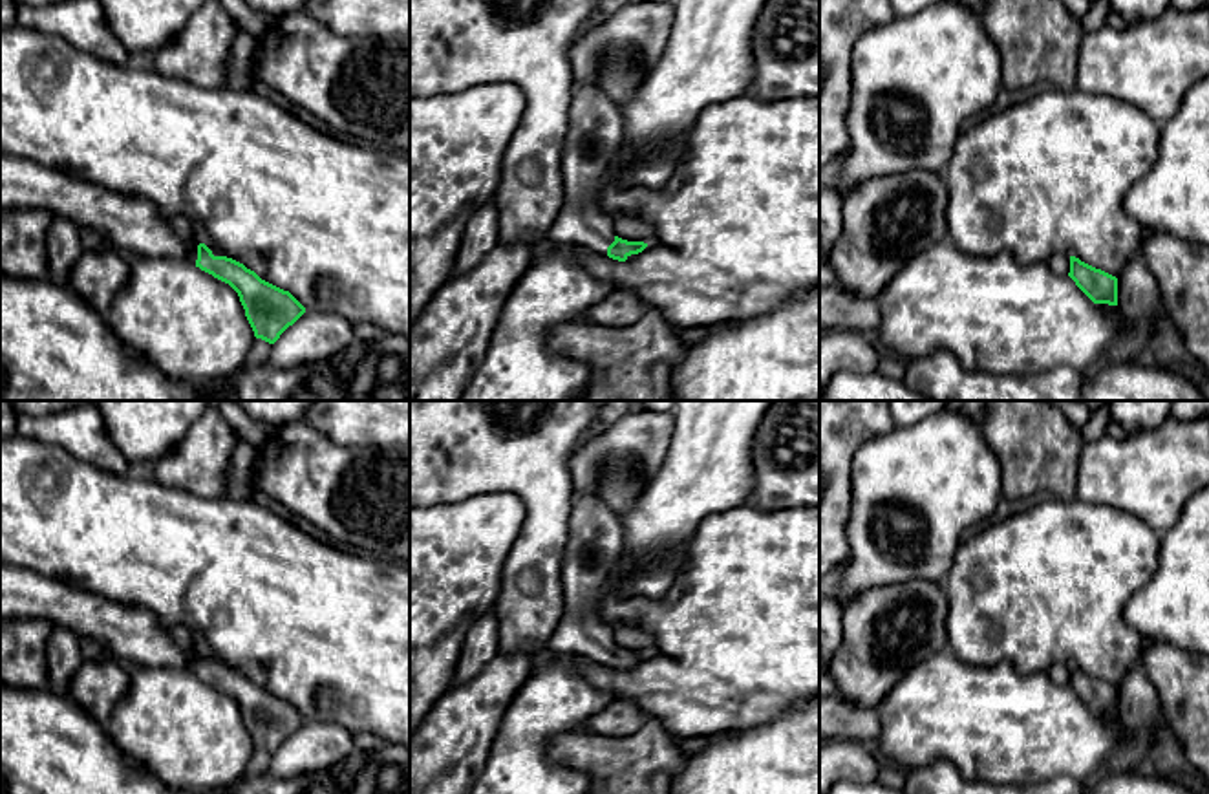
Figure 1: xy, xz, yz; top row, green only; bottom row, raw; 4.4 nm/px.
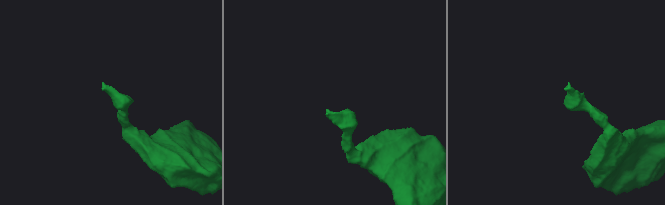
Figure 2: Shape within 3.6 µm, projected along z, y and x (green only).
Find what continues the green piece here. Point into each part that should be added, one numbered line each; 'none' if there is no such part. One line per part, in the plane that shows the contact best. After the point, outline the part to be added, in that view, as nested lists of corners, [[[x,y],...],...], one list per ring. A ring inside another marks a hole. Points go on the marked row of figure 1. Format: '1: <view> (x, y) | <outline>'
1: xz (595, 134) | [[[596,84],[572,93],[562,152],[565,201],[547,232],[547,243],[580,245],[607,256],[615,241],[613,218],[596,205],[596,190],[618,154],[624,117]]]

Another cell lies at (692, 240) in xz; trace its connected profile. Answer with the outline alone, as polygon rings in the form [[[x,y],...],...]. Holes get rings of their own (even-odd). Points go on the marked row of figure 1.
[[[746,93],[706,106],[679,141],[673,174],[658,190],[618,187],[615,176],[627,161],[620,146],[596,190],[596,205],[611,218],[633,216],[651,223],[655,238],[626,262],[594,252],[578,254],[576,260],[594,278],[633,291],[679,327],[711,327],[757,317],[819,285],[819,95],[765,102]]]

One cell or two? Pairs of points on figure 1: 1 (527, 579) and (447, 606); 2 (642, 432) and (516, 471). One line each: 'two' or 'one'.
1: two
2: two

